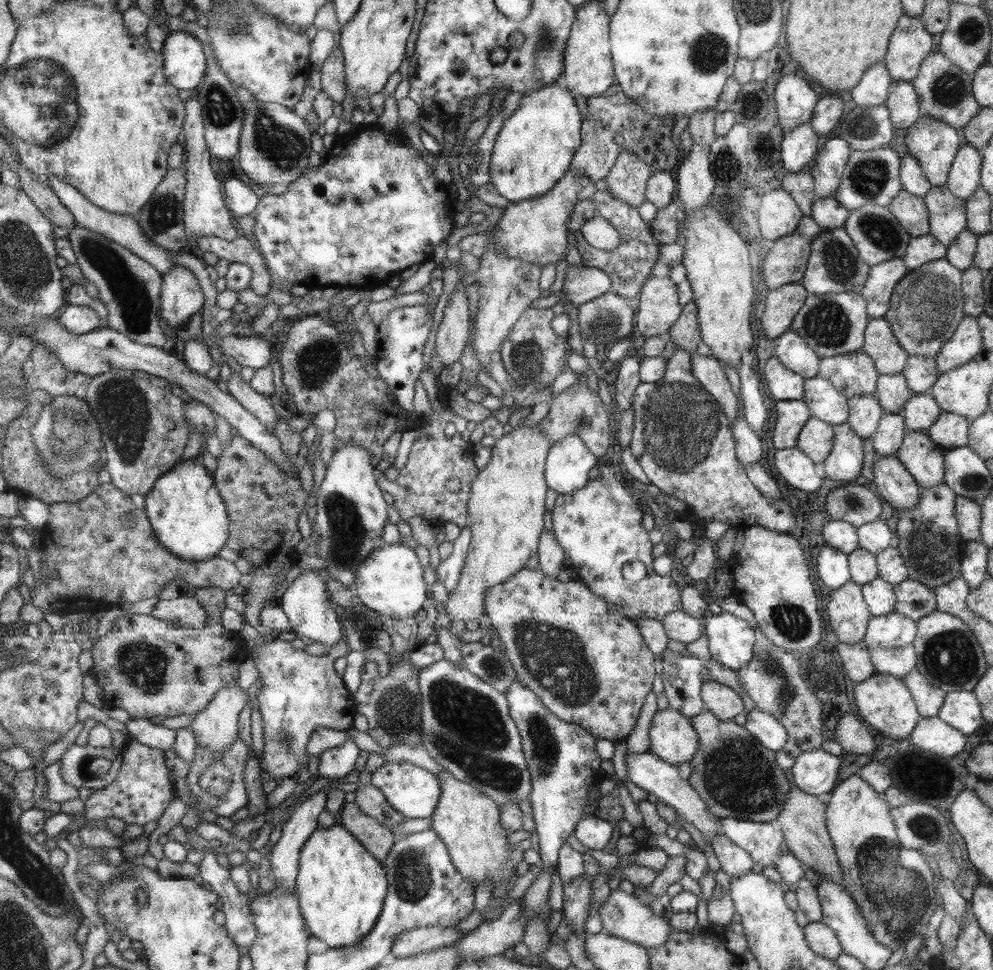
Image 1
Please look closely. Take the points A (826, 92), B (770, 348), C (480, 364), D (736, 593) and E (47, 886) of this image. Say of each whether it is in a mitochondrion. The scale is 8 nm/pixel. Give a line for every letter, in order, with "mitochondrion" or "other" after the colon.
A: other
B: other
C: other
D: other
E: mitochondrion

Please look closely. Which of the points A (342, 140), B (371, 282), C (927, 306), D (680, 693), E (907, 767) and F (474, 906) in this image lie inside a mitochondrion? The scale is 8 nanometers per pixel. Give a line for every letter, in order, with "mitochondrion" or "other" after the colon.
A: other
B: other
C: mitochondrion
D: other
E: other
F: other

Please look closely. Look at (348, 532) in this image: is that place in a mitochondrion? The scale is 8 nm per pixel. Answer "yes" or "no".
yes

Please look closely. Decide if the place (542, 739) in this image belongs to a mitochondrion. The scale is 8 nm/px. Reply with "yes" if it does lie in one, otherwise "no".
yes

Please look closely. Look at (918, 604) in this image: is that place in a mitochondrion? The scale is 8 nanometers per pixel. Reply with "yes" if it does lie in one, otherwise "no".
yes

